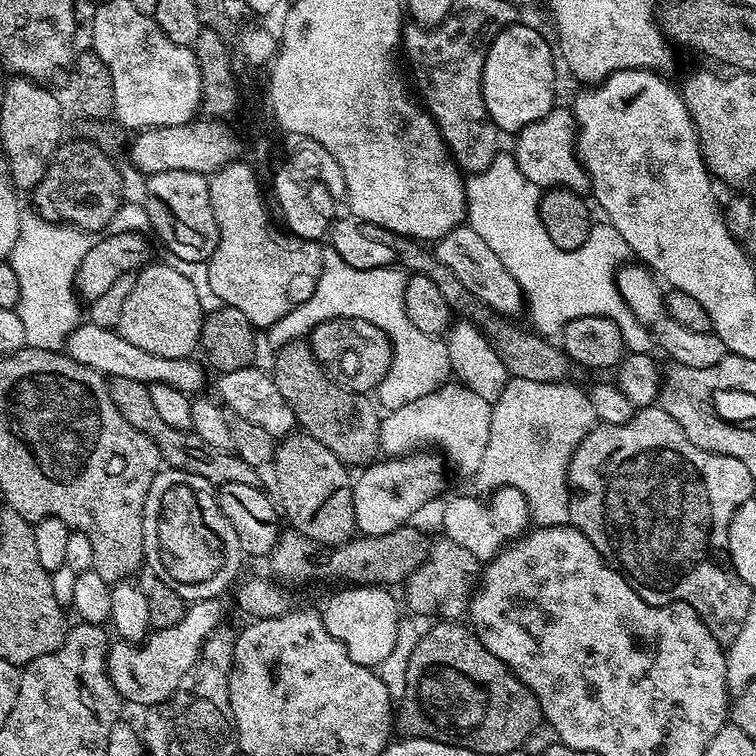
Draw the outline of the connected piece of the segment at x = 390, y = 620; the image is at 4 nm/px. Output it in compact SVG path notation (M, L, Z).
M344 586L341 592L334 593L325 602L324 608L322 607L326 630L330 630L330 634L334 634L338 642L342 642L342 646L346 646L346 654L350 654L354 662L370 669L375 669L382 662L386 662L390 649L394 647L394 638L398 638L398 626L402 619L401 605L398 600L396 605L395 598L388 592L391 591L384 586Z

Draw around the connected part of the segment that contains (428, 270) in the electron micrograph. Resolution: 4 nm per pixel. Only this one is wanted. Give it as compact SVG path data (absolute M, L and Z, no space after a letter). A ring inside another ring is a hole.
M348 214L336 217L330 223L324 240L330 248L338 254L348 266L353 266L358 270L380 269L393 267L397 262L413 275L430 278L437 286L438 292L446 300L448 307L455 315L468 319L488 337L498 358L506 366L509 377L527 378L530 382L554 382L555 384L565 383L569 379L571 372L574 371L574 365L569 360L564 349L555 343L547 344L543 335L535 331L520 332L520 328L508 318L497 318L492 308L486 306L472 292L462 285L454 271L442 263L436 254L422 245L419 241L414 241L408 237L399 239L395 233L388 232L374 223L366 223L355 216ZM398 243L400 243L400 260L398 258Z

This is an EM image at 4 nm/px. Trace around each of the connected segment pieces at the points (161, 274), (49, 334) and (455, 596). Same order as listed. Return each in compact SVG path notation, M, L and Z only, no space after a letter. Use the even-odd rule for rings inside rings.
M149 263L135 273L136 281L122 306L118 331L126 342L155 356L191 357L192 351L197 351L200 328L204 325L205 313L200 312L200 296L186 273L168 264L156 263Z
M32 210L21 215L18 242L14 242L10 263L14 274L18 274L18 302L14 310L18 318L22 318L27 347L59 349L69 334L82 323L82 304L76 291L76 275L78 266L82 266L82 258L86 258L90 246L94 246L97 239L95 232L44 220Z
M445 538L433 539L428 548L428 559L403 581L403 603L406 608L408 603L409 610L420 616L436 616L432 618L443 618L448 622L459 621L468 611L468 601L472 598L481 568L481 561L458 543Z

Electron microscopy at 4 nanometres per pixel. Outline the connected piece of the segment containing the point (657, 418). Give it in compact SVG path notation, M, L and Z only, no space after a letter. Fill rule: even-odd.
M649 406L633 411L631 418L621 424L597 423L596 427L591 428L582 438L582 442L576 447L572 459L568 462L570 524L582 534L586 534L586 538L590 538L594 550L602 554L602 558L611 568L621 572L628 579L628 585L647 604L654 606L689 604L700 615L702 622L710 630L710 634L714 634L717 642L722 646L727 646L734 642L734 638L738 638L742 630L742 622L746 622L746 610L750 610L750 598L754 595L754 589L746 582L742 582L742 578L738 578L728 553L730 518L734 518L734 510L742 506L742 502L753 499L752 484L754 484L754 477L750 474L750 470L746 470L742 462L738 462L738 458L730 458L726 454L718 454L694 446L694 442L686 438L682 426L678 426L678 422L674 422L674 418L666 414L666 410L662 410L659 406Z

